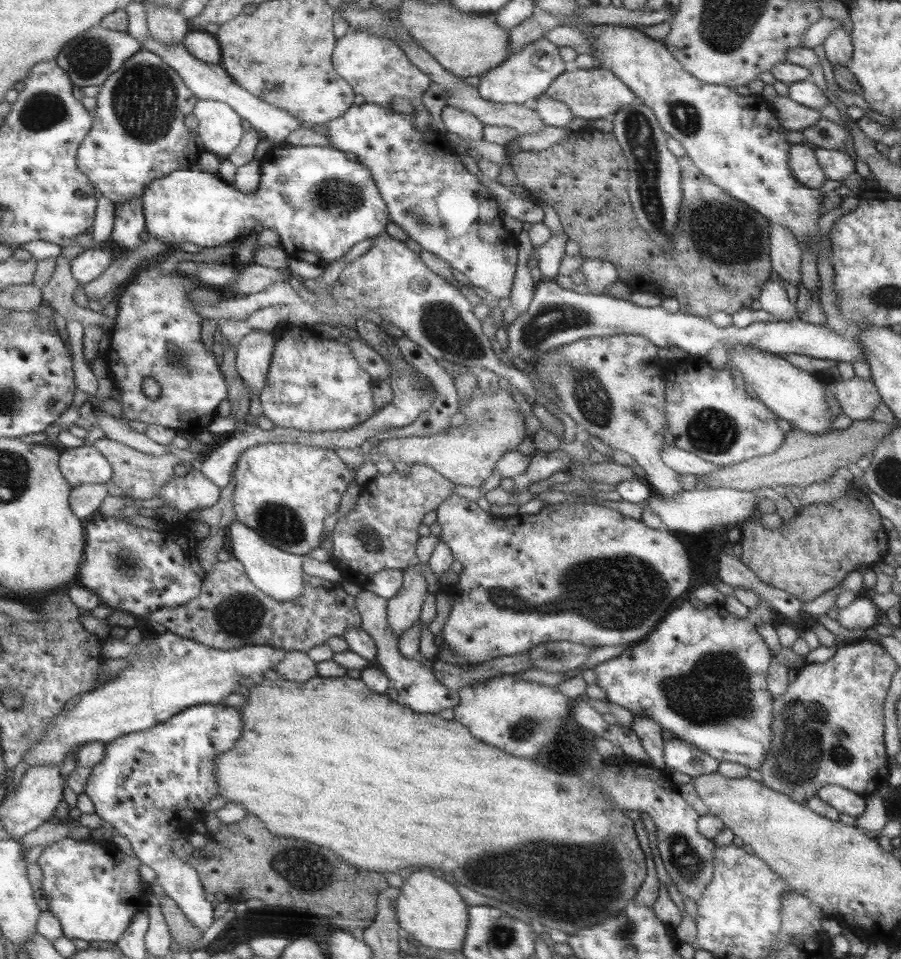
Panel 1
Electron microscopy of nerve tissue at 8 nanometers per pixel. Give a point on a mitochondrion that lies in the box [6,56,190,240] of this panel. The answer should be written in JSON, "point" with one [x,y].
{"point":[145,99]}

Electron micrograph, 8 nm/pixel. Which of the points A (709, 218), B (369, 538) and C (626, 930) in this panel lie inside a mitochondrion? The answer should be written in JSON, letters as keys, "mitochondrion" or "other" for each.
{"A":"mitochondrion","B":"mitochondrion","C":"mitochondrion"}

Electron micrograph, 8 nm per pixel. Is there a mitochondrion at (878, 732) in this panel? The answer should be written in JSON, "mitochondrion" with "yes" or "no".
{"mitochondrion":"no"}

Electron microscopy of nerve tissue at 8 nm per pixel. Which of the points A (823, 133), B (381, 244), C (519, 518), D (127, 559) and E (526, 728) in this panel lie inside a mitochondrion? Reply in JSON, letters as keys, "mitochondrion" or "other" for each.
{"A":"mitochondrion","B":"other","C":"other","D":"mitochondrion","E":"mitochondrion"}

